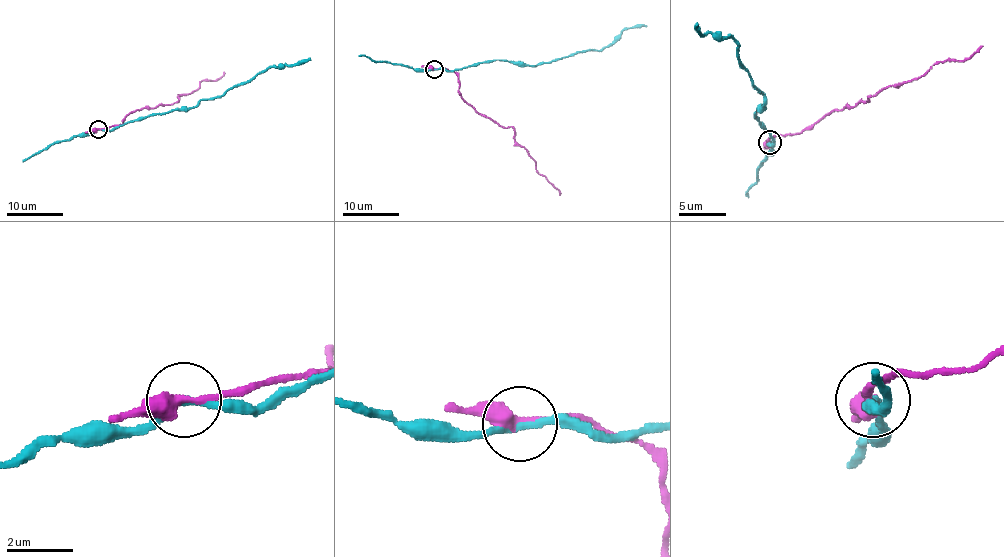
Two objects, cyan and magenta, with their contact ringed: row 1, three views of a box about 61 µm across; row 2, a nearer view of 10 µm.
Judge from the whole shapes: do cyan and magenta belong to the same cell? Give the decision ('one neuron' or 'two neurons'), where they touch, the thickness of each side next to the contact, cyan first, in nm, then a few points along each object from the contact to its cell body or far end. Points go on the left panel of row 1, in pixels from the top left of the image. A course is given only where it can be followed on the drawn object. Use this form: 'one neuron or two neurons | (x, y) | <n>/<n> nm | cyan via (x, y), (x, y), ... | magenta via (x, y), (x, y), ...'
two neurons | (98, 129) | 240/360 nm | cyan via (97, 129), (117, 129), (154, 114), (195, 106), (200, 100), (214, 99), (272, 67), (302, 64), (310, 58) | magenta via (97, 129), (121, 124), (136, 110), (176, 102), (179, 96), (196, 90), (200, 81), (217, 81), (224, 72)

